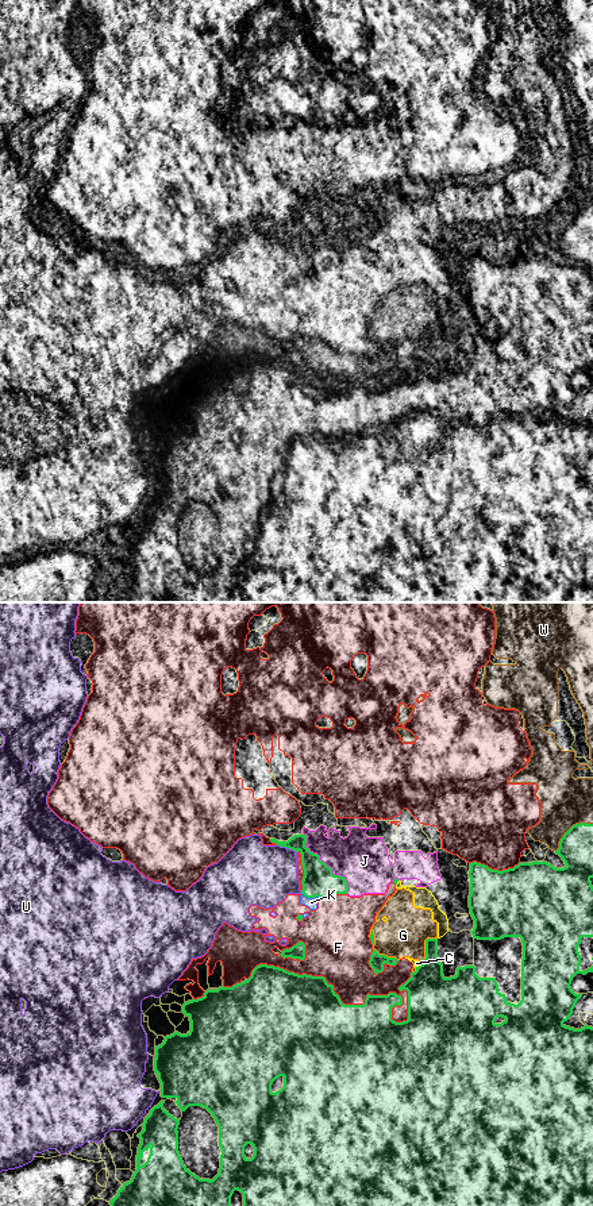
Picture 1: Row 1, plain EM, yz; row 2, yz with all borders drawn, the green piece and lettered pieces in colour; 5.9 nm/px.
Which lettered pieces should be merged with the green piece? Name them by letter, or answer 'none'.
none

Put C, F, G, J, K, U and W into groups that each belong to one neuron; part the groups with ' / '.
C G J K U / F / W

